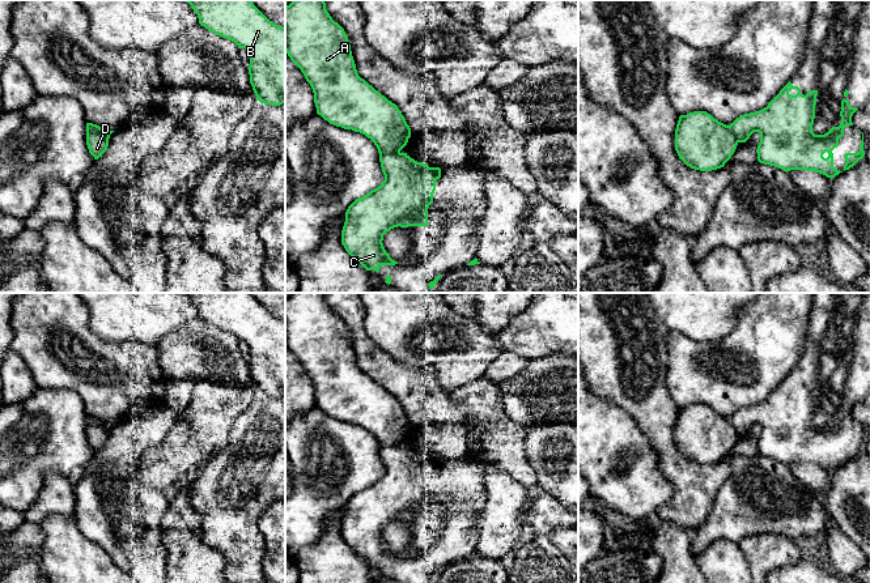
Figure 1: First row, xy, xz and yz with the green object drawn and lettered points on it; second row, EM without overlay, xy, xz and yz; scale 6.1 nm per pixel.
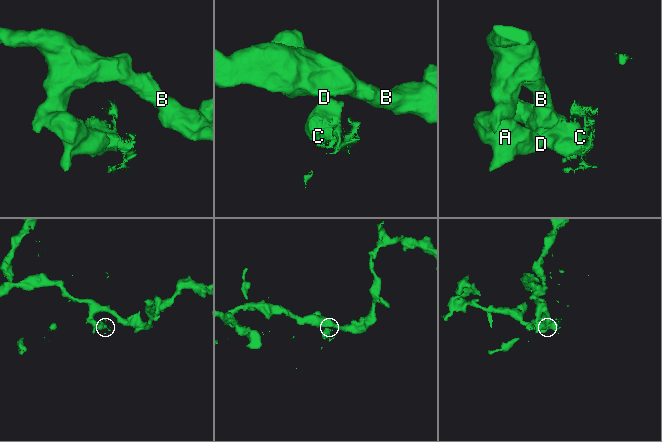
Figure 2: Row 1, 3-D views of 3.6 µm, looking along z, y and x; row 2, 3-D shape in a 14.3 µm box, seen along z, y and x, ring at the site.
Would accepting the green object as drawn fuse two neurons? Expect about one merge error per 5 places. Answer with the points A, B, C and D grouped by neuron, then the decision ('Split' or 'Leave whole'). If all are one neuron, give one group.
Groups: A B D / C. Split

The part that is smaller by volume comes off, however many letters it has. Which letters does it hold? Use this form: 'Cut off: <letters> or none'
Cut off: C

